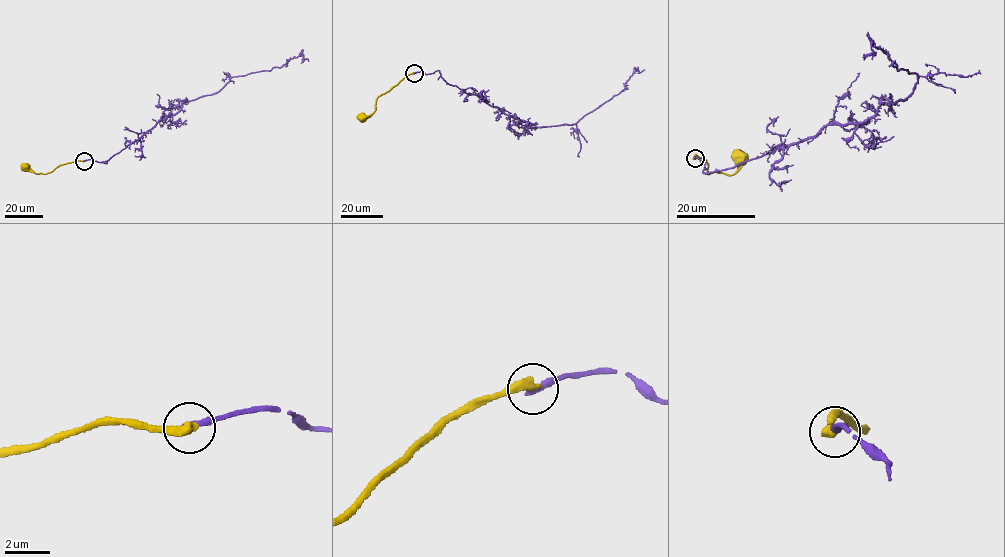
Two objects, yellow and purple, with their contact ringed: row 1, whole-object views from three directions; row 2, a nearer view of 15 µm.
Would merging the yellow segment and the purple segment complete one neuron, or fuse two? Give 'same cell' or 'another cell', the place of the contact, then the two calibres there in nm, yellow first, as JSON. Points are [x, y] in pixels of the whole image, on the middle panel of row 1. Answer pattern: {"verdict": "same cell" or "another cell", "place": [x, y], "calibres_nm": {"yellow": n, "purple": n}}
{"verdict": "another cell", "place": [414, 73], "calibres_nm": {"yellow": 480, "purple": 280}}

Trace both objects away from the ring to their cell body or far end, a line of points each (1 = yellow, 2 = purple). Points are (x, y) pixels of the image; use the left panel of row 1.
1: (84, 160), (68, 162), (44, 174), (35, 173), (26, 166)
2: (84, 160), (106, 163), (184, 102), (216, 93), (233, 77), (280, 67), (300, 54), (308, 61)

